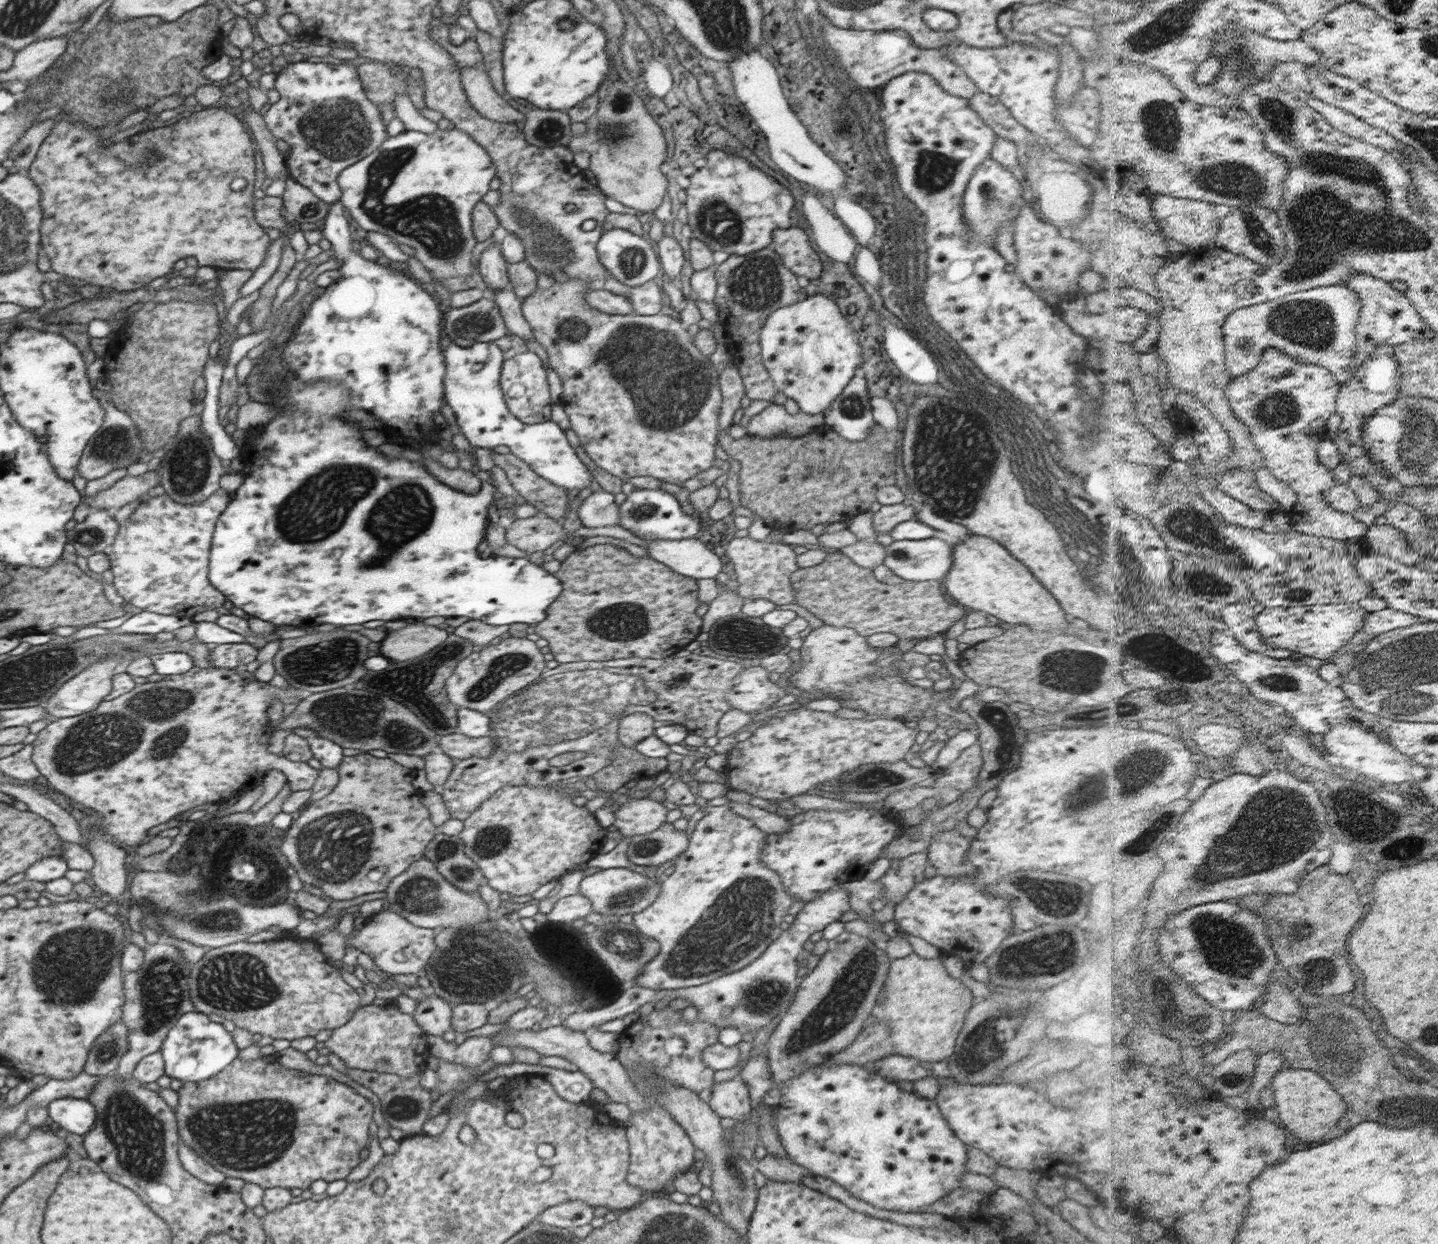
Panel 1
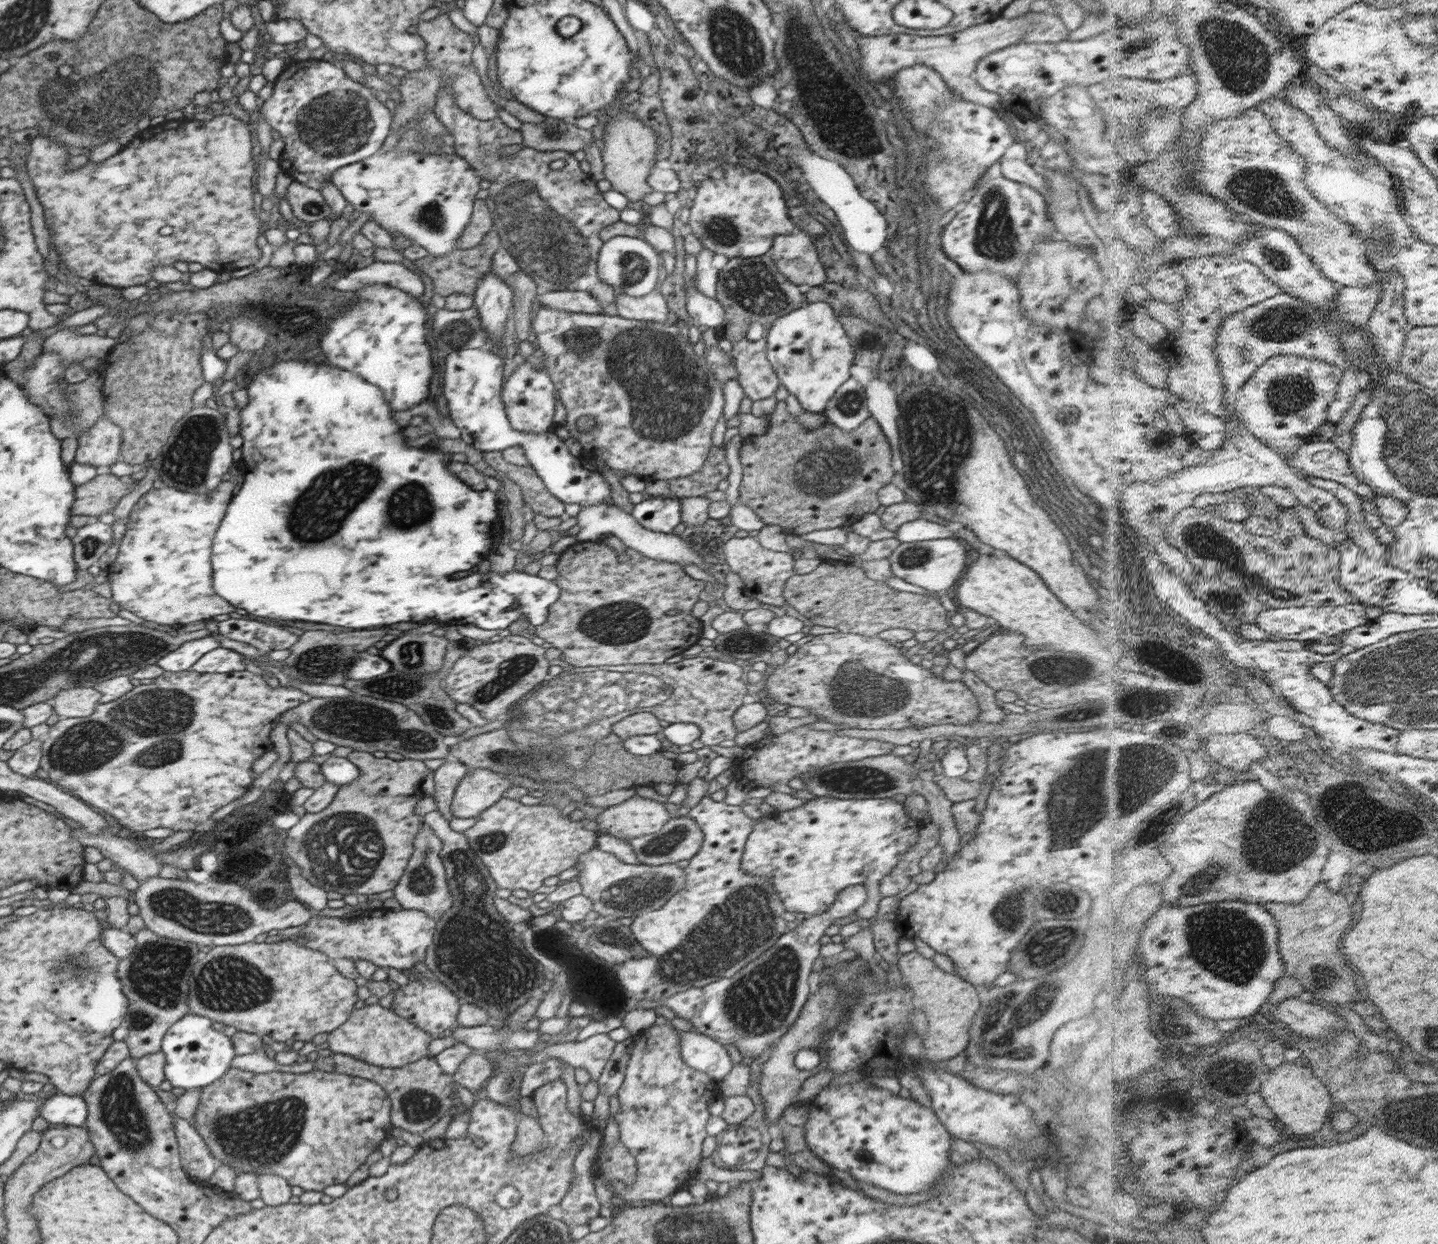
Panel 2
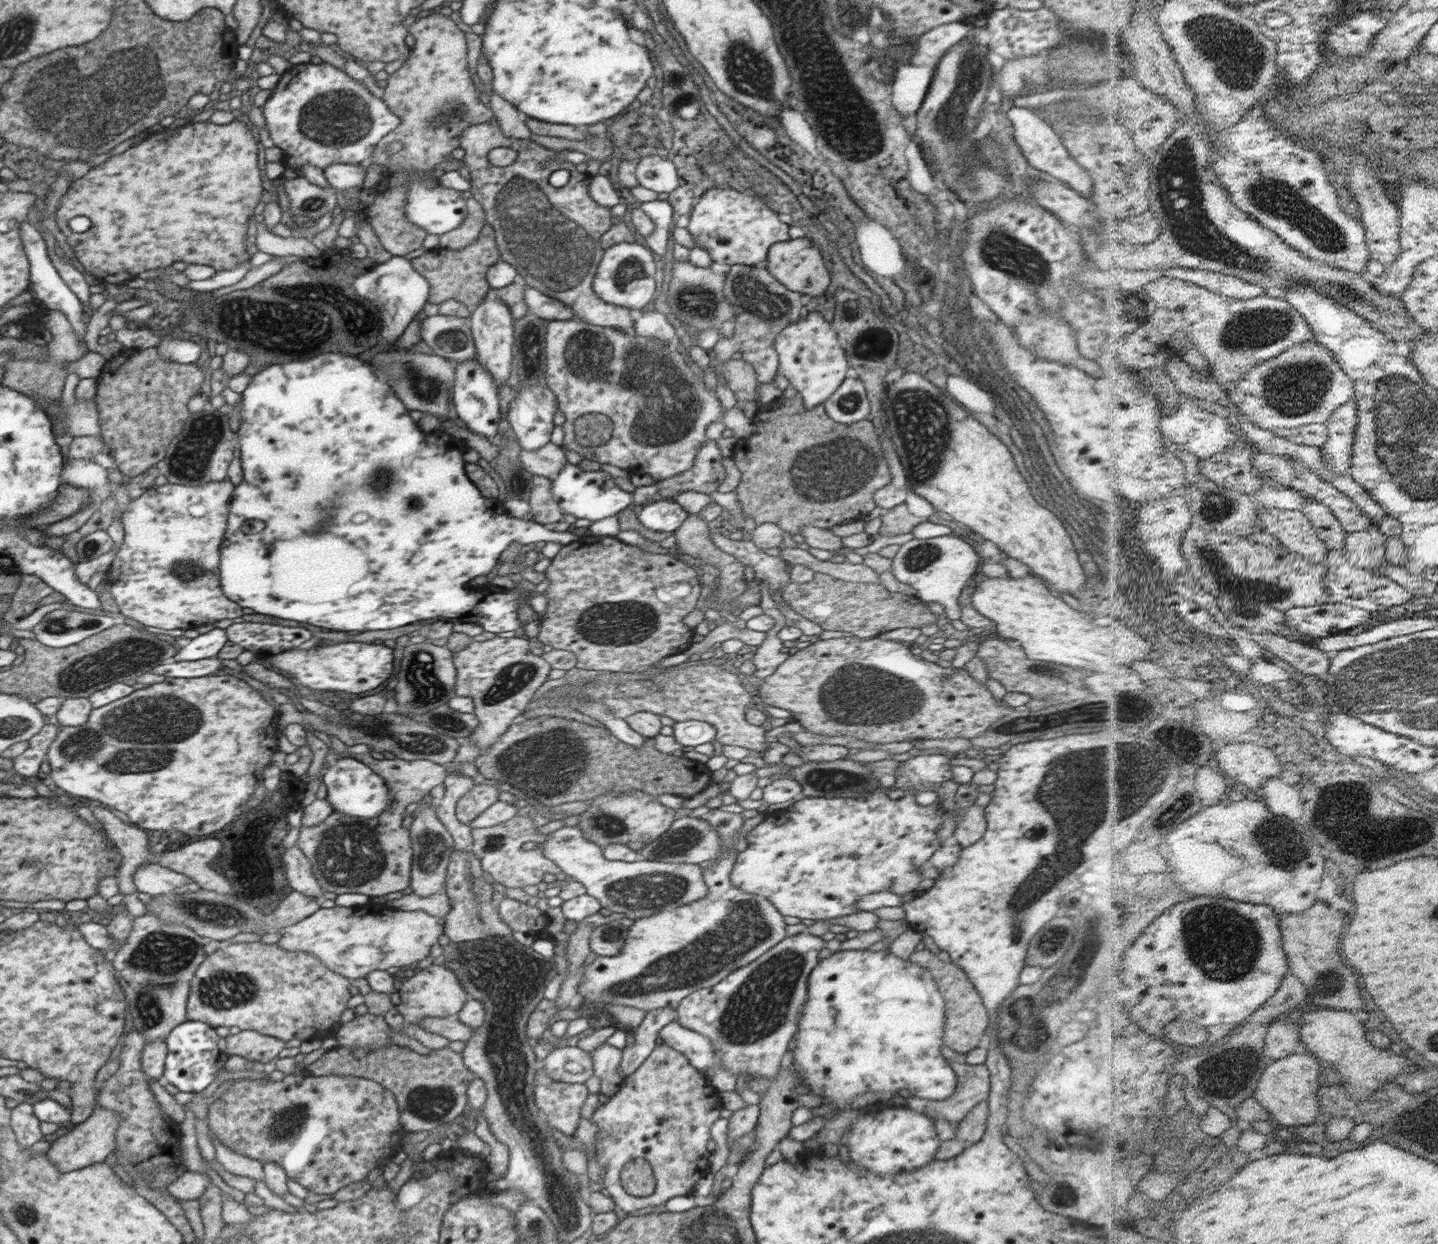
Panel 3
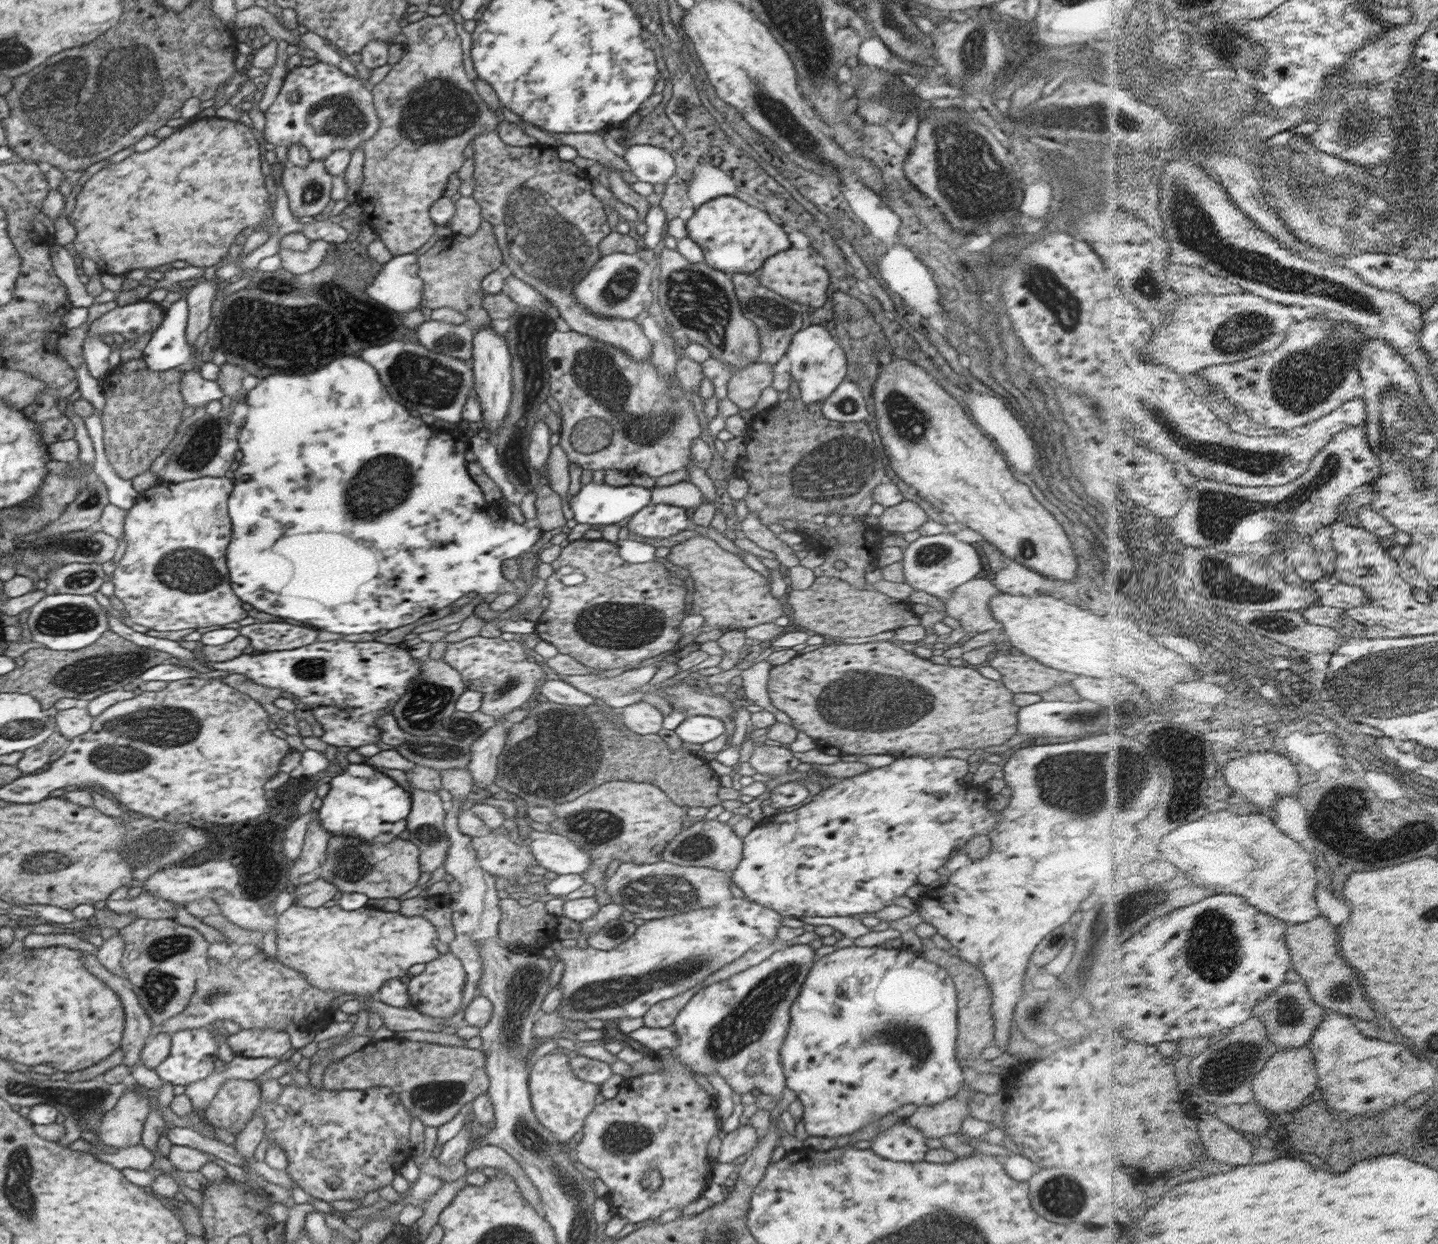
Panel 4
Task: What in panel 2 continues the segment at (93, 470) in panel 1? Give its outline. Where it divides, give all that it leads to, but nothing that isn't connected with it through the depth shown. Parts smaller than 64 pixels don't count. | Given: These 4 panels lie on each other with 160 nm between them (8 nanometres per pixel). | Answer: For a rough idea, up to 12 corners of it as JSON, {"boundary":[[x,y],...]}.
{"boundary":[[106,412],[79,439],[75,462],[121,460],[122,429]]}

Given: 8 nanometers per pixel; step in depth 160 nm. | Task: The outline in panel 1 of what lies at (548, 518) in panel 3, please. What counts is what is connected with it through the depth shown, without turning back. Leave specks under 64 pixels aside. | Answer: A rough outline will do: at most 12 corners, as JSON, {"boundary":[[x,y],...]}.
{"boundary":[[511,452],[491,457],[540,514],[563,520],[568,490]]}

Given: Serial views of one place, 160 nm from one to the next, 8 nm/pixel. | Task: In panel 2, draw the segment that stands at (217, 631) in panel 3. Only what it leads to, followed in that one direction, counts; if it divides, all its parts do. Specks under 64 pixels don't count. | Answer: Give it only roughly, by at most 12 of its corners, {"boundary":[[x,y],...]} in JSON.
{"boundary":[[216,637],[185,642],[156,664],[165,671],[190,669],[220,647]]}

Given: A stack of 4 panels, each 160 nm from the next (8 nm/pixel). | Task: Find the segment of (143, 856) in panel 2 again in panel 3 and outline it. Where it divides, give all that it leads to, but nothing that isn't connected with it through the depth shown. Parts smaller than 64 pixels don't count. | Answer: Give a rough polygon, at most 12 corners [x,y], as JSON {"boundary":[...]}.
{"boundary":[[160,864],[138,868],[133,881],[150,896],[193,882]]}

